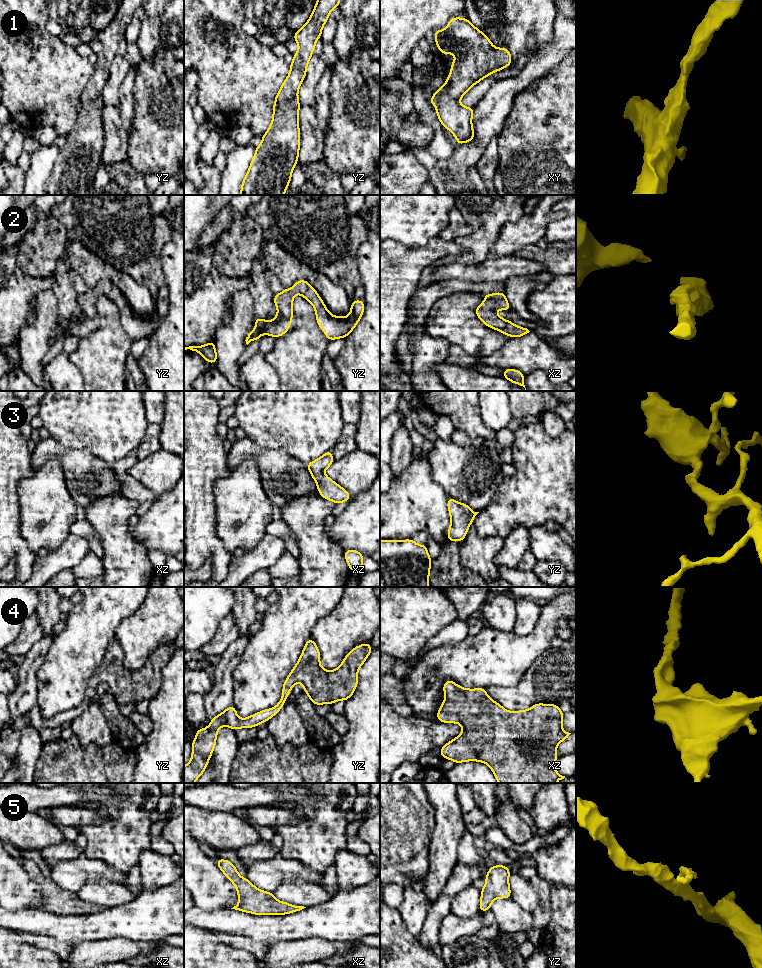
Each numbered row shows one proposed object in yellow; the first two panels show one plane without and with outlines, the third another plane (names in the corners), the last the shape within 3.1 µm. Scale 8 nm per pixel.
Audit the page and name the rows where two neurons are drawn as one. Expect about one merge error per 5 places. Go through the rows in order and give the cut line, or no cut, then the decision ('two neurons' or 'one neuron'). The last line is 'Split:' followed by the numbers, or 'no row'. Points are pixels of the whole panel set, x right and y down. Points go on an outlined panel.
1: cut none; one neuron
2: cut none; one neuron
3: cut none; one neuron
4: cut none; one neuron
5: cut none; one neuron
Split: no row

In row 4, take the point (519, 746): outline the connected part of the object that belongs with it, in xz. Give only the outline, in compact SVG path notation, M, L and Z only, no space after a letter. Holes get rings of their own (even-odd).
M450 679L443 685L445 700L436 717L443 723L458 723L463 726L463 732L452 741L446 743L439 751L445 759L457 763L465 761L480 761L490 766L499 783L556 783L565 778L554 769L554 763L559 758L555 751L560 742L571 734L562 729L564 713L555 704L534 704L528 710L510 712L493 701L485 688L465 689Z

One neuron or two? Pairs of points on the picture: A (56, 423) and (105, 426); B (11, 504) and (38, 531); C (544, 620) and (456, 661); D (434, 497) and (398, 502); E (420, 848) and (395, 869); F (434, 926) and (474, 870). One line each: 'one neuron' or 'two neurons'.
A: one neuron
B: two neurons
C: one neuron
D: one neuron
E: one neuron
F: one neuron

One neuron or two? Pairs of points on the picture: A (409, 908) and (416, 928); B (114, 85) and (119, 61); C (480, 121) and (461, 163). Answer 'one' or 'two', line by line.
A: one
B: one
C: one

